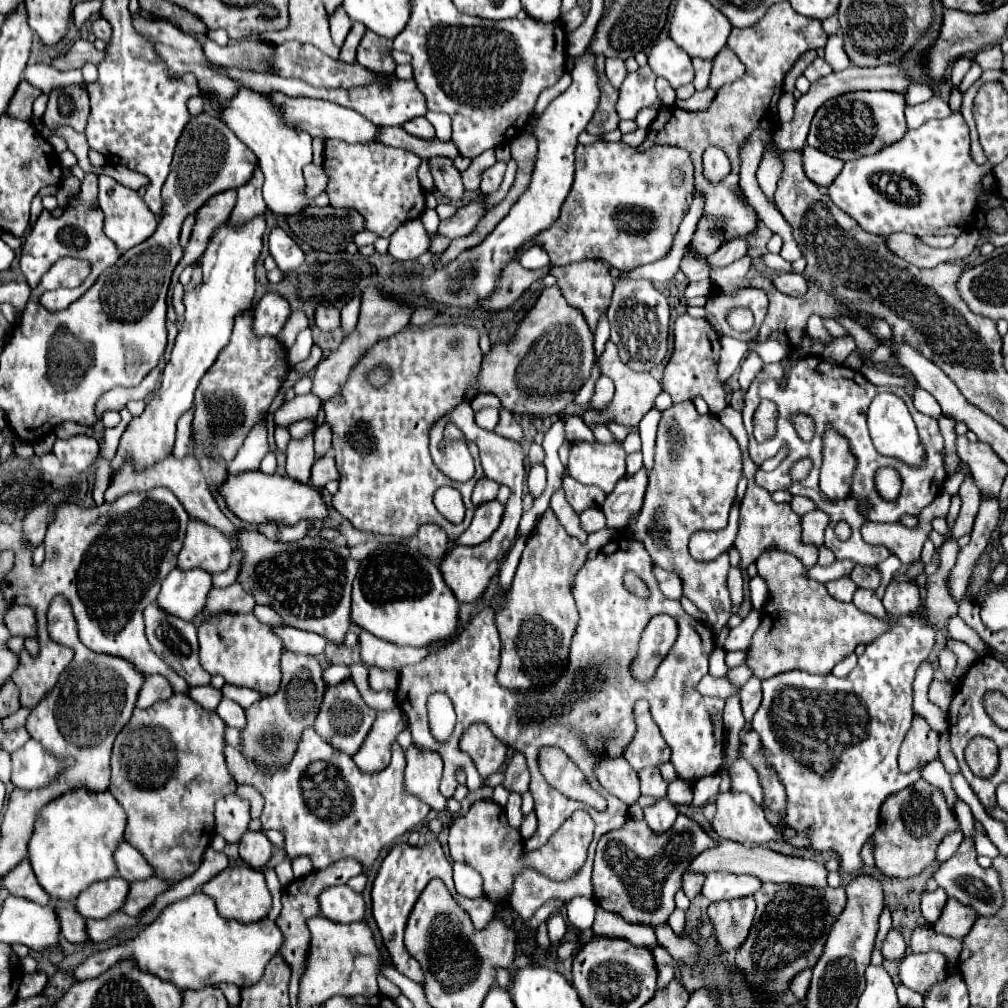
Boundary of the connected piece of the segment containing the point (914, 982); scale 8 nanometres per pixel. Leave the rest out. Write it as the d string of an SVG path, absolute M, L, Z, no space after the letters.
M920 953L906 955L900 961L900 979L906 987L926 993L932 985L946 979L946 959L940 953Z

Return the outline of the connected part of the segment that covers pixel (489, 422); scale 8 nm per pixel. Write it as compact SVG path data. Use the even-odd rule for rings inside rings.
M482 409L476 413L476 423L484 429L494 429L498 425L500 411L498 409Z

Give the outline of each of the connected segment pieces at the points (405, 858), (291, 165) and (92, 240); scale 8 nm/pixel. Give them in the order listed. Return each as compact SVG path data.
M438 837L434 841L430 841L428 845L424 845L424 847L412 847L410 843L396 843L392 847L392 851L386 855L386 859L382 861L382 867L380 867L378 877L374 881L374 887L372 887L372 913L374 913L374 919L378 923L380 933L384 937L384 945L386 945L386 949L392 955L392 961L394 961L396 969L402 975L410 977L412 981L416 981L420 985L424 983L424 975L422 975L422 969L416 963L416 959L404 947L404 927L406 927L406 921L408 921L408 915L410 915L414 903L418 901L418 897L424 891L424 887L428 885L428 881L434 879L434 877L440 877L446 883L448 891L468 911L472 923L478 929L484 927L494 917L494 913L496 913L496 903L494 901L490 901L490 899L468 899L468 897L460 895L454 889L454 883L452 883L452 865L444 857L444 851L440 847Z
M244 89L232 103L226 107L220 107L220 119L228 123L228 127L236 133L236 137L254 151L254 155L260 161L262 173L266 177L264 181L264 201L270 213L292 217L302 215L304 209L310 205L306 197L306 183L302 177L304 165L312 161L312 137L304 135L304 131L288 131L284 123L280 123L280 115L272 111L272 103L264 99L264 95L256 95L256 91Z
M72 207L64 209L62 217L52 217L50 211L42 211L40 217L36 219L34 227L30 229L30 233L26 235L26 241L22 245L22 257L20 257L20 269L28 281L30 287L36 287L40 283L40 277L50 269L52 263L56 263L56 259L60 257L78 257L78 259L86 259L92 263L92 273L88 275L88 279L74 289L59 288L53 291L46 291L40 297L40 303L46 307L51 313L66 309L71 303L79 299L98 279L98 275L112 267L120 253L116 249L116 245L104 235L102 231L102 223L104 223L104 215L98 207L94 207L90 213L86 211L72 211Z

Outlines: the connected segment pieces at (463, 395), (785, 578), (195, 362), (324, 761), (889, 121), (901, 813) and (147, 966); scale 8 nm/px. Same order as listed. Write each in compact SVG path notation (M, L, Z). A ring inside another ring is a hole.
M406 327L400 333L396 333L390 339L384 339L382 343L376 343L364 359L354 367L344 391L340 397L330 399L324 403L326 411L326 423L332 429L332 449L336 455L336 467L340 471L340 489L332 497L334 509L346 517L358 531L370 531L378 535L394 535L394 537L414 537L418 527L424 523L436 523L444 527L448 533L448 539L454 543L470 525L474 507L470 501L472 489L476 481L484 477L480 461L479 449L476 444L469 444L470 452L476 461L476 475L466 483L456 483L448 479L434 463L428 451L428 431L432 425L446 417L458 403L472 401L468 397L468 389L474 381L478 381L482 365L482 353L478 347L478 331L474 327L432 327L432 329L418 329L418 327ZM372 365L382 365L390 371L390 381L382 387L372 387L372 383L366 379L366 373L372 371ZM448 485L462 493L464 507L468 509L466 521L460 525L450 523L446 517L440 515L440 511L432 505L432 497L438 487Z
M770 547L760 559L756 561L758 575L762 575L768 583L770 597L766 607L762 609L762 623L752 639L748 649L746 665L754 671L758 679L768 679L778 673L790 669L804 669L816 675L828 675L844 655L854 653L858 643L870 643L872 639L880 637L894 621L920 606L919 588L908 582L893 580L884 595L884 607L890 613L890 623L880 623L876 617L862 613L856 609L854 603L840 603L832 599L824 587L824 583L810 581L806 577L806 567L790 553ZM770 615L774 619L770 627Z
M266 213L256 215L244 225L232 225L230 221L220 225L200 259L204 271L204 281L192 293L184 293L184 325L178 331L172 357L162 373L160 389L154 393L154 401L148 403L140 417L134 417L126 427L116 457L112 459L112 471L122 467L126 461L132 461L138 469L160 463L166 455L172 453L176 437L176 421L182 413L192 407L194 391L202 375L216 361L218 353L226 347L234 317L242 311L248 311L254 299L254 267L262 251L262 235L266 231Z
M312 727L304 729L304 733L298 741L298 747L294 751L294 757L286 765L286 769L274 767L274 769L268 769L268 773L266 773L252 759L244 759L242 753L236 751L234 747L226 747L226 763L228 763L236 783L254 785L264 795L266 805L264 805L264 813L260 817L262 829L280 831L284 835L284 845L286 845L288 857L294 859L294 857L306 855L306 857L310 857L314 869L326 869L328 865L332 865L340 859L348 859L348 857L356 859L362 867L370 867L374 863L374 859L380 855L382 847L392 845L402 835L416 829L430 813L430 807L426 803L422 803L416 795L408 793L404 787L406 759L404 759L404 751L398 745L398 741L396 741L396 749L392 749L390 765L384 771L372 773L372 775L358 771L352 757L340 753L338 749L334 749L332 745L322 741L320 735L316 735L316 731Z
M850 91L828 103L824 103L810 125L808 145L838 157L842 161L860 159L864 155L878 153L884 145L900 141L908 127L904 119L906 97L894 91Z
M918 781L916 785L890 795L880 809L884 825L872 835L874 839L874 859L876 867L888 877L908 879L924 871L936 859L938 843L952 831L956 831L958 819L946 805L942 791L926 781Z
M198 891L180 901L170 903L160 913L160 917L134 939L88 957L82 965L74 969L72 979L84 981L98 977L108 967L112 967L112 963L126 957L134 957L140 969L174 983L178 989L204 989L208 985L220 983L250 987L260 981L260 977L264 975L264 967L280 951L282 945L284 935L274 921L262 919L250 925L228 921L218 915L214 899Z

